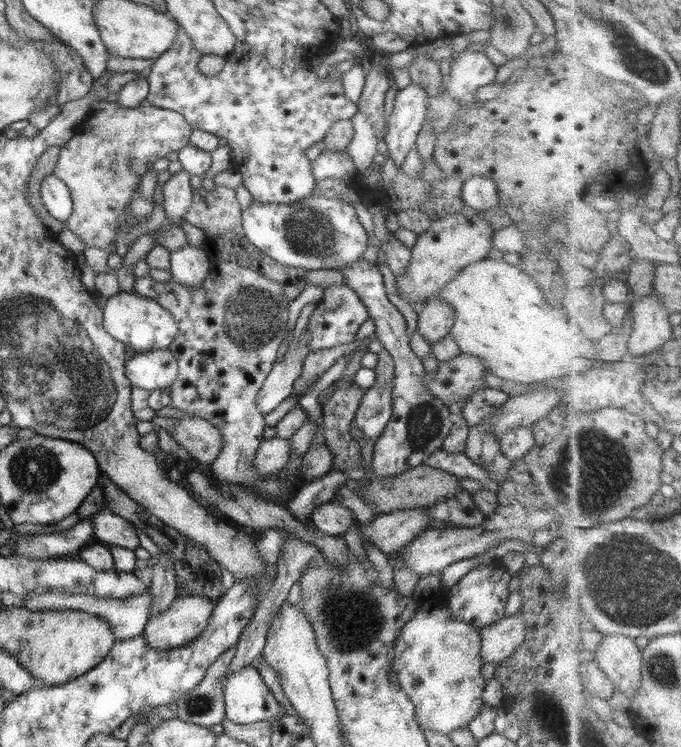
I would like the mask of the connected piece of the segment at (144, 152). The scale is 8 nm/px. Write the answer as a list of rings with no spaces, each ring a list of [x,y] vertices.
[[[101,100],[94,102],[90,114],[92,115],[91,127],[78,126],[74,138],[70,138],[66,144],[60,146],[61,150],[53,174],[68,185],[72,197],[72,214],[64,224],[84,242],[85,248],[108,249],[117,239],[116,229],[124,221],[122,217],[126,217],[136,187],[142,180],[142,175],[130,168],[132,159],[134,162],[148,165],[153,164],[158,158],[166,157],[170,152],[182,150],[189,144],[193,128],[179,112],[152,106],[148,100],[144,100],[138,108],[122,108],[118,106],[118,102]]]

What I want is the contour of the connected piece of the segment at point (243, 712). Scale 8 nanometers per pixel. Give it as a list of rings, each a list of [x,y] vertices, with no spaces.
[[[251,665],[232,671],[223,682],[225,718],[248,730],[255,722],[268,721],[282,708]]]

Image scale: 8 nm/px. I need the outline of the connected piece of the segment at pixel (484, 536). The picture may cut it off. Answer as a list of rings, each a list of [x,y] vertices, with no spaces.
[[[562,403],[539,422],[532,425],[531,432],[535,446],[526,456],[512,461],[512,467],[506,479],[498,485],[498,509],[474,527],[456,527],[446,529],[430,528],[414,538],[410,544],[400,549],[401,566],[410,568],[418,576],[442,573],[444,568],[474,558],[506,540],[520,540],[535,547],[546,546],[552,541],[564,538],[566,528],[592,528],[606,522],[618,522],[640,507],[651,506],[654,496],[662,490],[662,472],[664,472],[664,451],[660,446],[661,438],[653,438],[646,432],[646,422],[636,414],[615,407],[605,410],[570,410]]]

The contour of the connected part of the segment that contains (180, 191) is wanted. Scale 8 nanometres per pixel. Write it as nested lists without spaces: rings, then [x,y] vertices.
[[[182,169],[173,174],[166,180],[162,192],[166,212],[165,222],[172,226],[180,225],[186,216],[186,211],[190,209],[194,196],[194,188],[190,185],[190,173]]]

